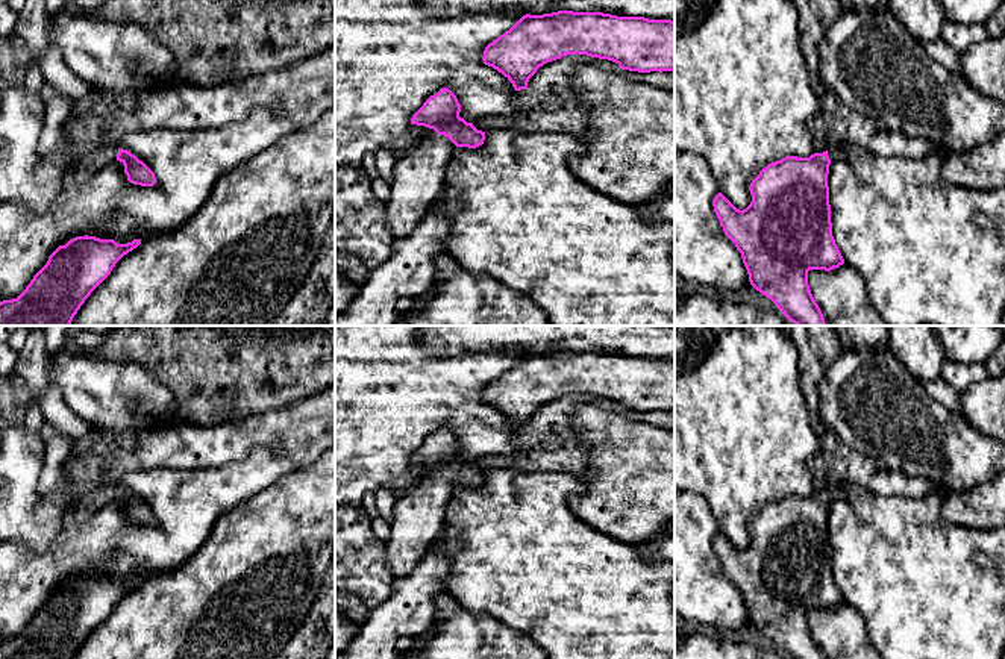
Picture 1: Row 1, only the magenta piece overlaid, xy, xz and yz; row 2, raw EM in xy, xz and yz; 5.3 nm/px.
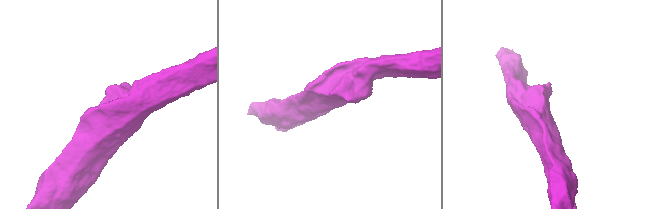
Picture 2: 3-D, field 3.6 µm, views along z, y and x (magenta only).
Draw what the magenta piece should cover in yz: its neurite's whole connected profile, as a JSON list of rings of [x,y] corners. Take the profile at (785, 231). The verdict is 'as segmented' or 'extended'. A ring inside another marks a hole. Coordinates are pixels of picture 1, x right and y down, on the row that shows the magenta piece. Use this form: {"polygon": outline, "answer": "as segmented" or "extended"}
{"polygon": [[[838,144],[809,158],[785,156],[769,164],[752,180],[752,201],[746,209],[737,209],[722,192],[712,200],[725,235],[741,253],[750,285],[796,326],[826,326],[811,294],[808,271],[831,271],[844,264],[832,236],[828,186],[829,165],[844,158],[846,153]]], "answer": "extended"}

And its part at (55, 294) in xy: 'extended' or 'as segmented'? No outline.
as segmented

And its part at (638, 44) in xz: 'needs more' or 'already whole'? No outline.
already whole

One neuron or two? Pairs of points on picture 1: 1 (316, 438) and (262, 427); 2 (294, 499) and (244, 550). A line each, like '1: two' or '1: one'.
1: one
2: one

